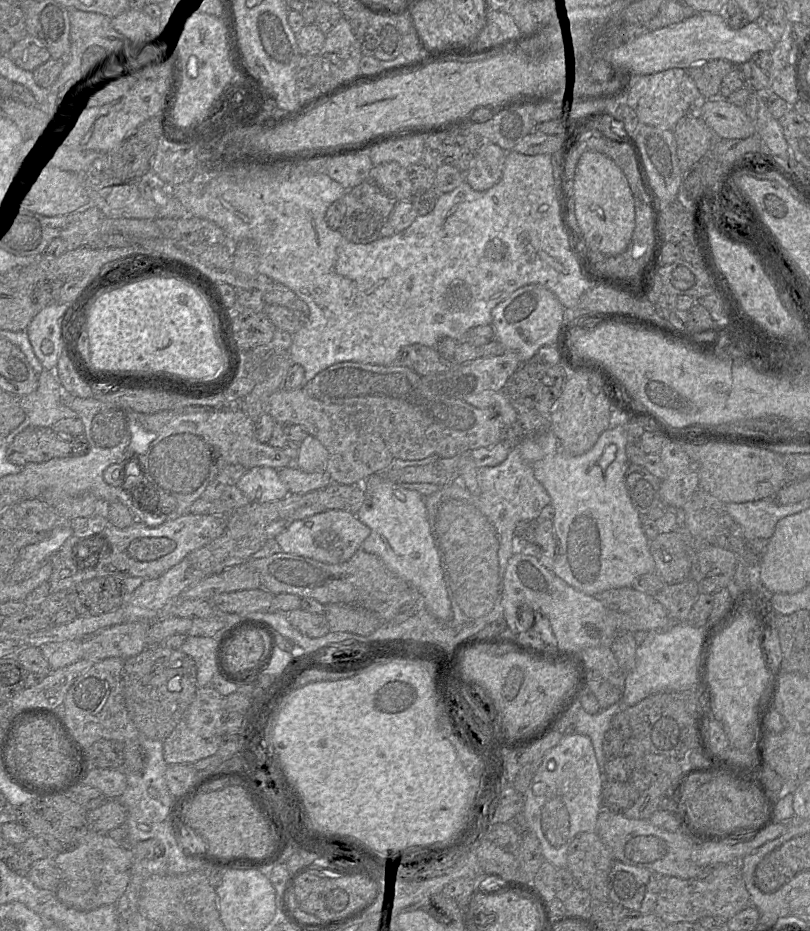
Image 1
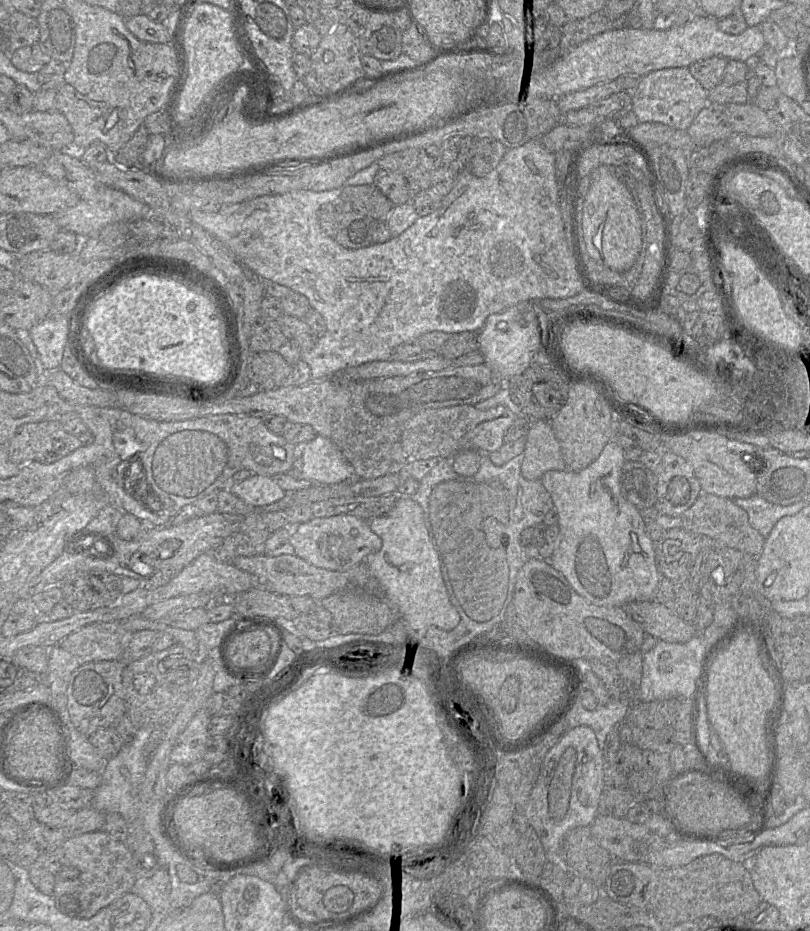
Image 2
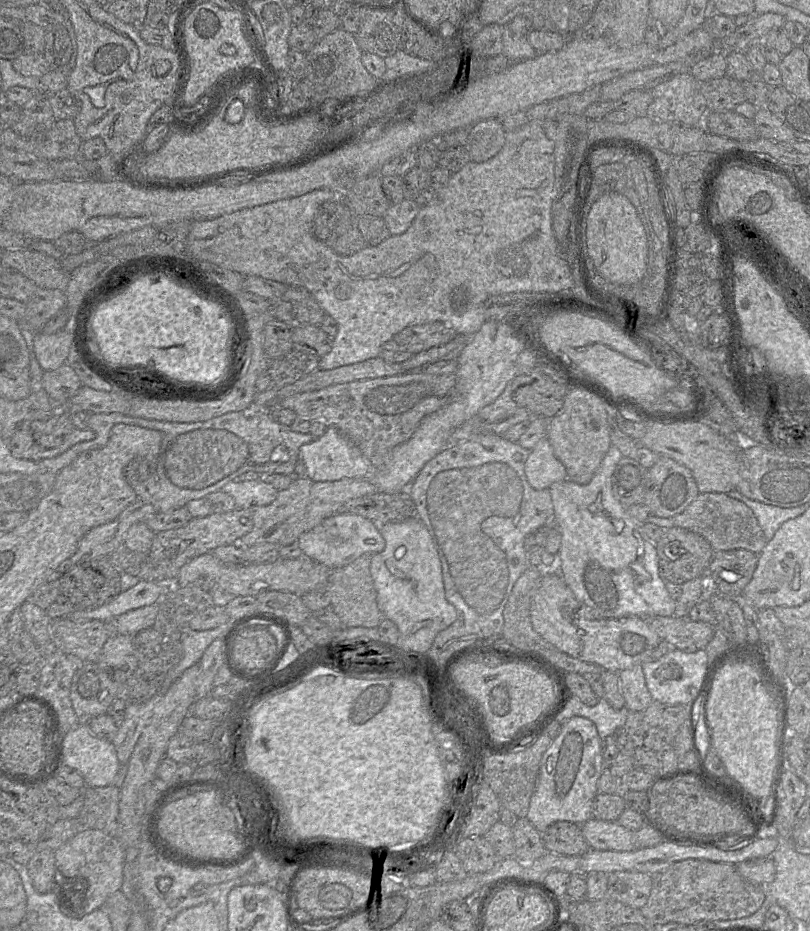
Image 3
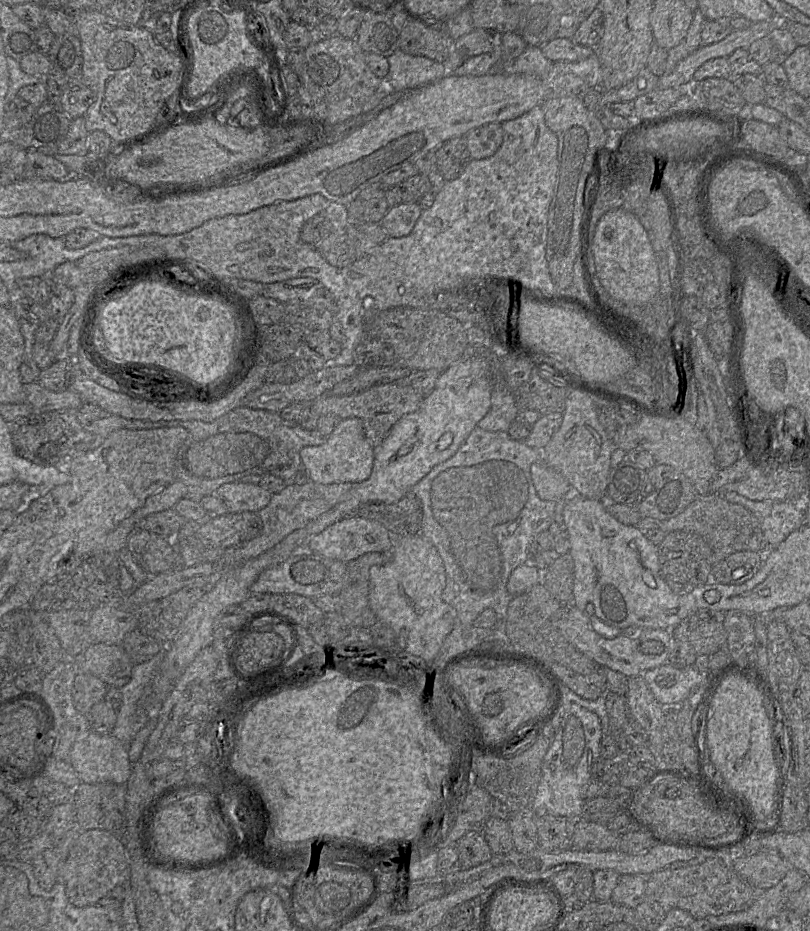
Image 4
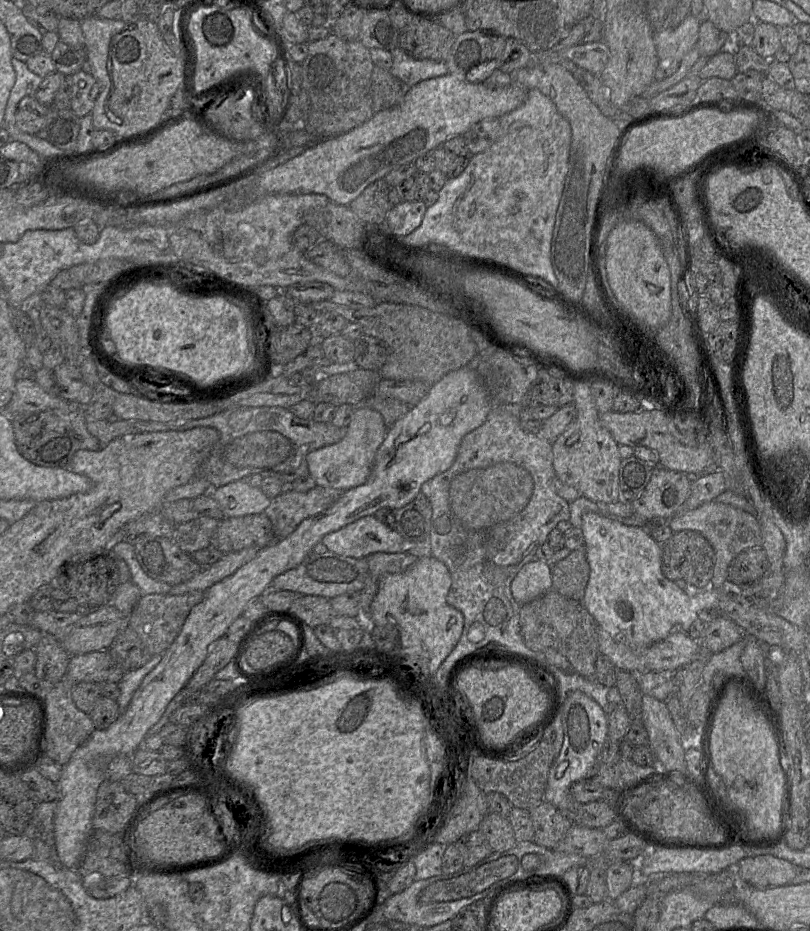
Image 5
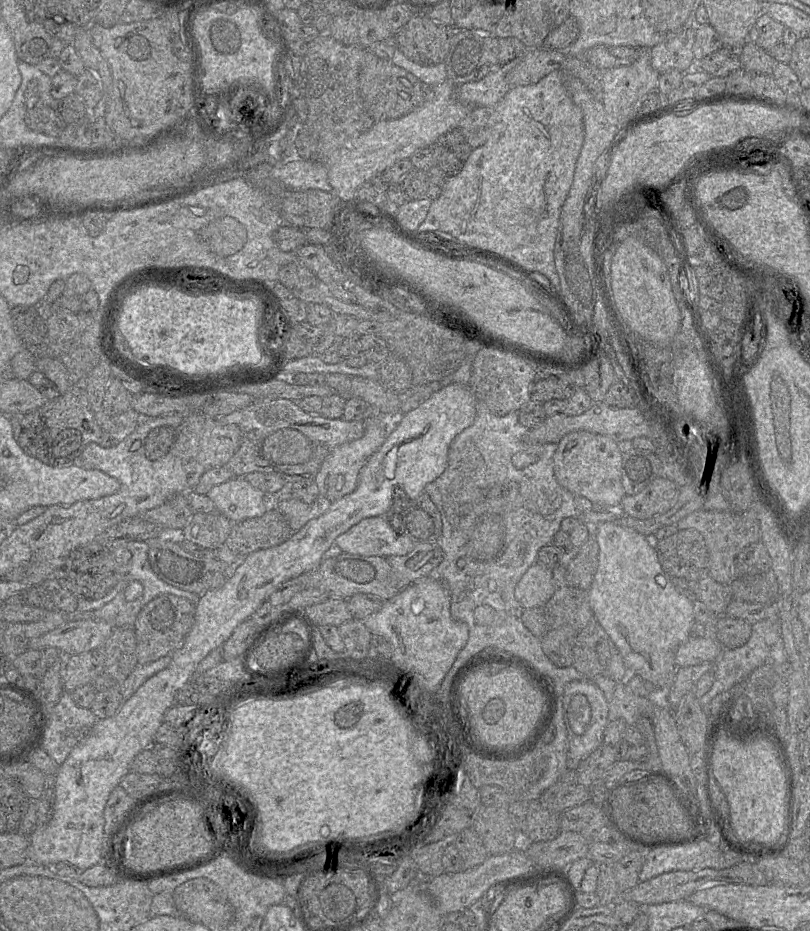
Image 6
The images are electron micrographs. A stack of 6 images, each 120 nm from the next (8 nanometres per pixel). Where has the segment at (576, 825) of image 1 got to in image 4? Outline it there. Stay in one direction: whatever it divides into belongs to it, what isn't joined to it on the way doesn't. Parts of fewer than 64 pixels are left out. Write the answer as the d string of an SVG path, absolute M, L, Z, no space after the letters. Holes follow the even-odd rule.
M578 704L563 706L563 718L542 762L541 780L531 813L576 820L582 816L586 787L595 776L595 764L600 760L602 727L599 717L586 708Z

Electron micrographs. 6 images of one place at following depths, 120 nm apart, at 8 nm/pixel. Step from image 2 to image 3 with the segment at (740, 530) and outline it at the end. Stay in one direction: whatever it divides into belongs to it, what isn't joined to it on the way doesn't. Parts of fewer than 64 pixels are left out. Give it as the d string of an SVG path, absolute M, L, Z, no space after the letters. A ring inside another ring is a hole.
M699 493L682 513L671 519L674 527L702 536L713 551L745 549L759 554L766 545L764 533L753 511L743 502L725 493Z

